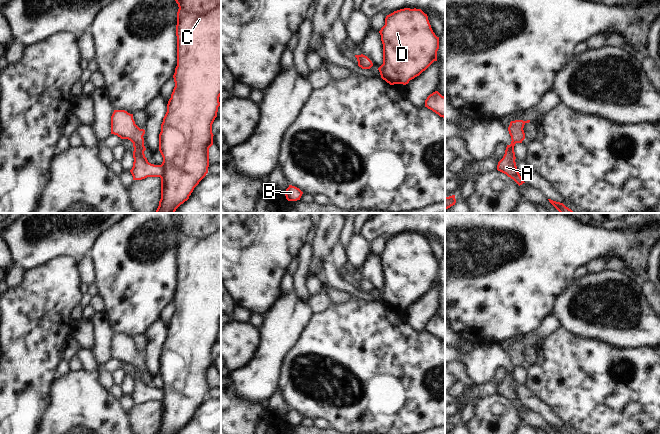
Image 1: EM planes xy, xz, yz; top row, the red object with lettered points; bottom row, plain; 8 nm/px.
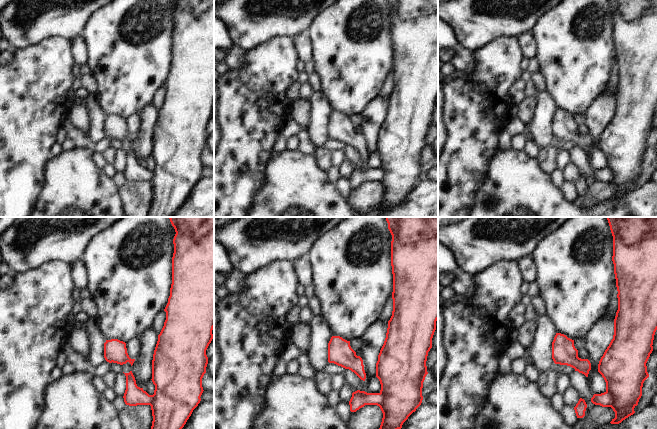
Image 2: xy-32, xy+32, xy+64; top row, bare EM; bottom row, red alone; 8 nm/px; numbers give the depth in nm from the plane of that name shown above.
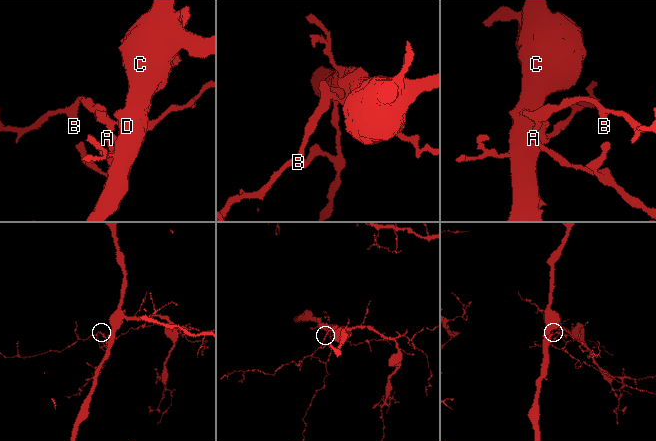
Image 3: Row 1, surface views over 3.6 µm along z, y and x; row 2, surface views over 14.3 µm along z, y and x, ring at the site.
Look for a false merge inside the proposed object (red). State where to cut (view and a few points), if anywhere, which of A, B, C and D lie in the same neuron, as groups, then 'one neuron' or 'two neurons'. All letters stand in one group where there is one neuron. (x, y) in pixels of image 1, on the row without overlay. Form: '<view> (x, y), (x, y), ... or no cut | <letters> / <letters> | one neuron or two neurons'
xy (132, 365), (143, 376) | A / B C D | two neurons

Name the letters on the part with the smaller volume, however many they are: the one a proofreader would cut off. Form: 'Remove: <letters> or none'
Remove: A

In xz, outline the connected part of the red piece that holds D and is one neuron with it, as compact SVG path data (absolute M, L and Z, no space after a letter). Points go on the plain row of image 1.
M404 232L389 238L379 255L383 268L383 288L378 292L381 302L390 309L406 309L437 285L439 261L433 256L427 238L421 233Z

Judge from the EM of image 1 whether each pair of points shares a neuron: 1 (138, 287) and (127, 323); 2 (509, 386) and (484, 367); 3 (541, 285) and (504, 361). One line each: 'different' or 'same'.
1: same
2: same
3: different

